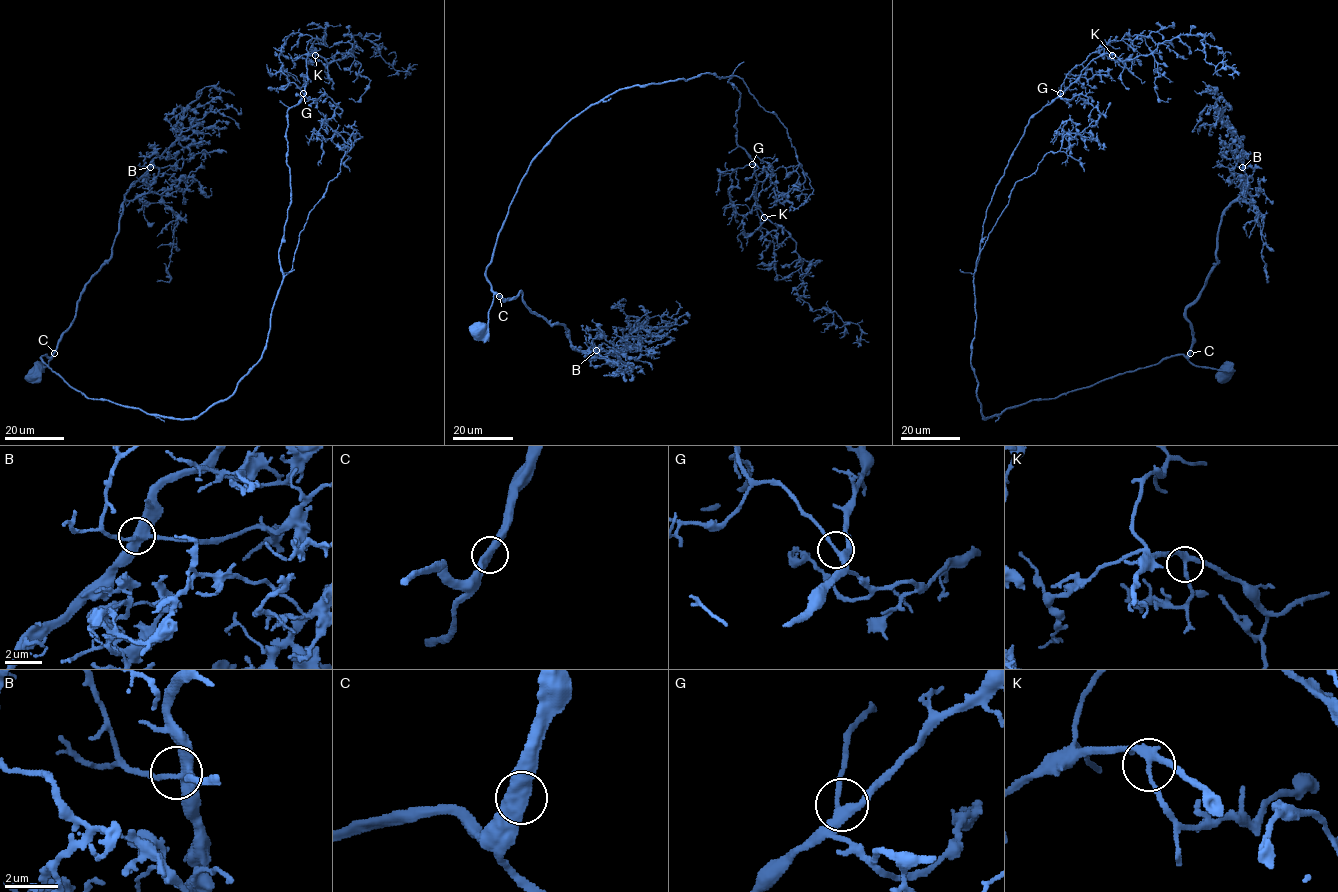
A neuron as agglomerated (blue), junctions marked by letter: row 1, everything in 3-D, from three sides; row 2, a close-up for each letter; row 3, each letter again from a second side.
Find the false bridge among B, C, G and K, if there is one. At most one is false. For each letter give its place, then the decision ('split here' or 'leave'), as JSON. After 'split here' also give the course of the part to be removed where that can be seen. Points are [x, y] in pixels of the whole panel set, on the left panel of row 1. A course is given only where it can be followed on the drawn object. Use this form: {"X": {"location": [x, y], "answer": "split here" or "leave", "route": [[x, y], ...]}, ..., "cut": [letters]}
{"B": {"location": [150, 167], "answer": "leave"}, "C": {"location": [54, 353], "answer": "leave"}, "G": {"location": [303, 93], "answer": "leave"}, "K": {"location": [315, 55], "answer": "leave"}, "cut": []}

